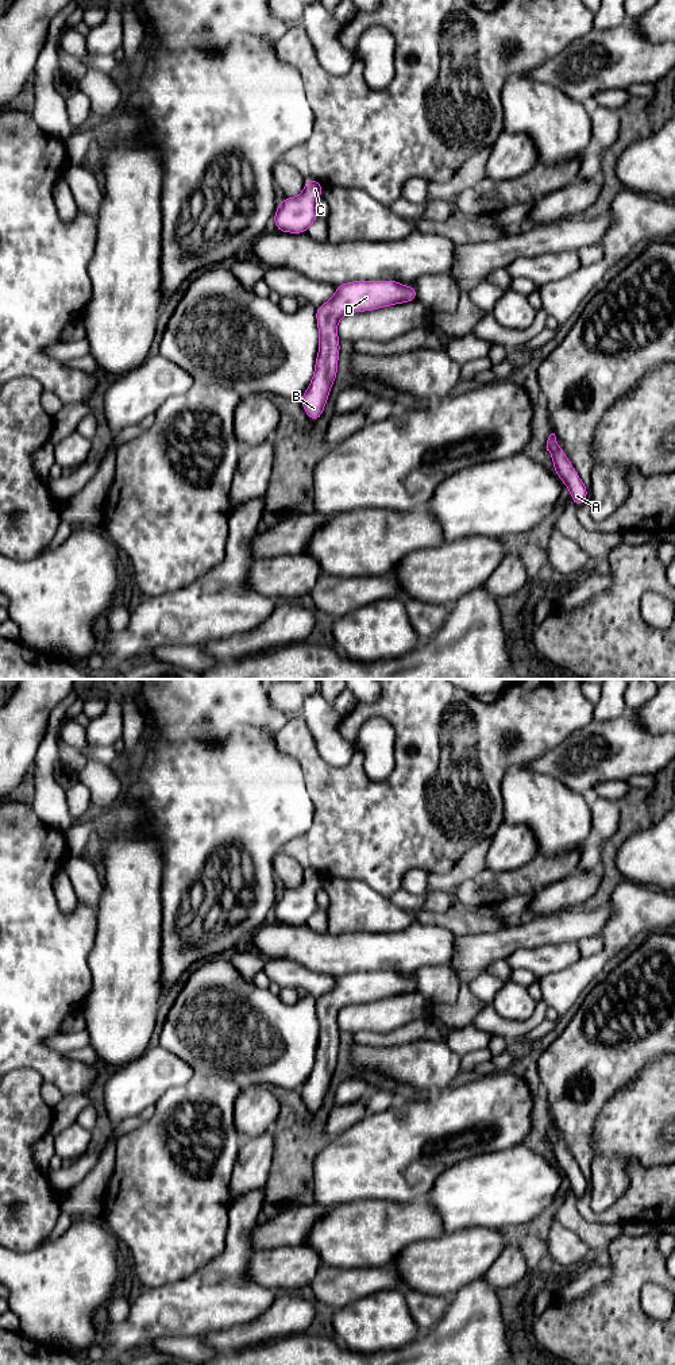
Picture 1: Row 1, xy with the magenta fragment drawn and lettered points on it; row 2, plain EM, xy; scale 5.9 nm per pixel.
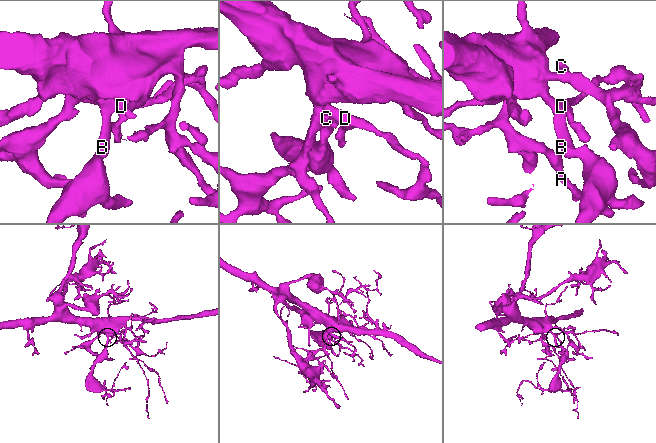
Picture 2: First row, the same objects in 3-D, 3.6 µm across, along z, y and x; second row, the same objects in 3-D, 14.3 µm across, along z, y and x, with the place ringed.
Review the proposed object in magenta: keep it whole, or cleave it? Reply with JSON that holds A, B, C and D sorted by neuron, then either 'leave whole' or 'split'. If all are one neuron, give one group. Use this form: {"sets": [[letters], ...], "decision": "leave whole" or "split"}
{"sets": [["A", "B", "C", "D"]], "decision": "leave whole"}

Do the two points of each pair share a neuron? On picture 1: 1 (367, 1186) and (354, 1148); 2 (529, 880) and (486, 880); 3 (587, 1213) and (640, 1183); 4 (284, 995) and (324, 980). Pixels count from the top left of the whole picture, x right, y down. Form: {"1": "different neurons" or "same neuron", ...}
{"1": "same neuron", "2": "same neuron", "3": "same neuron", "4": "different neurons"}

